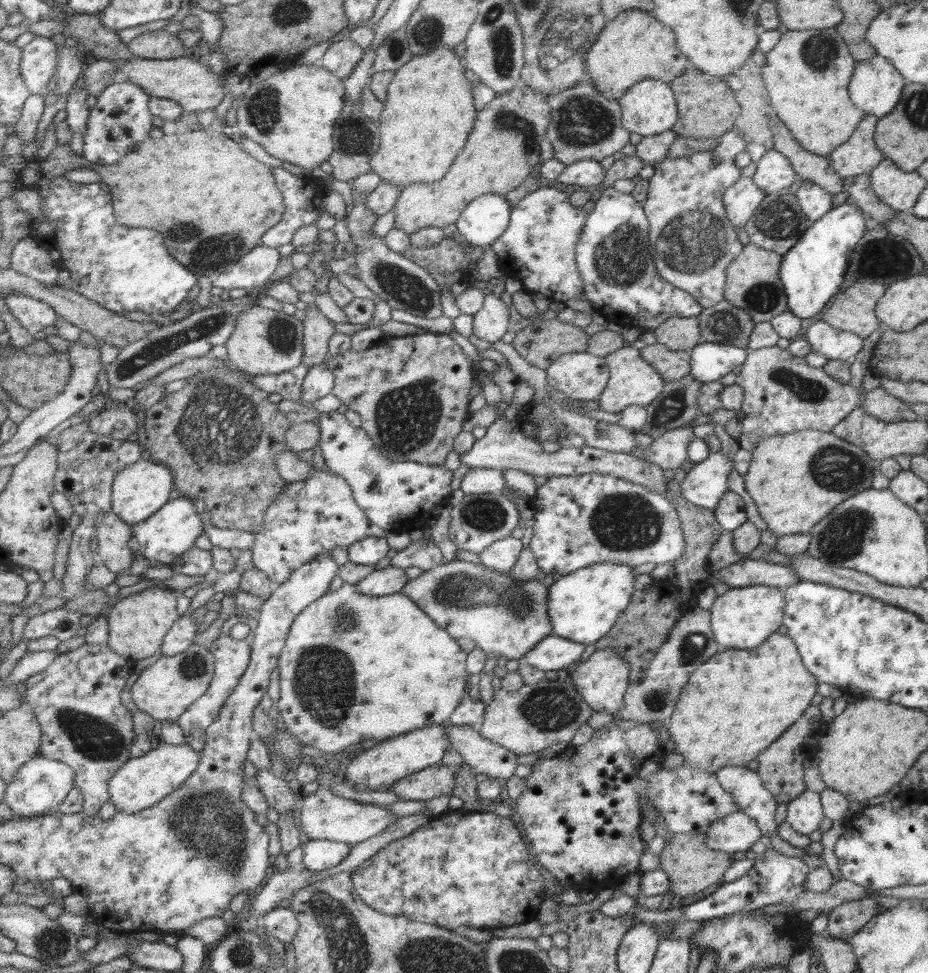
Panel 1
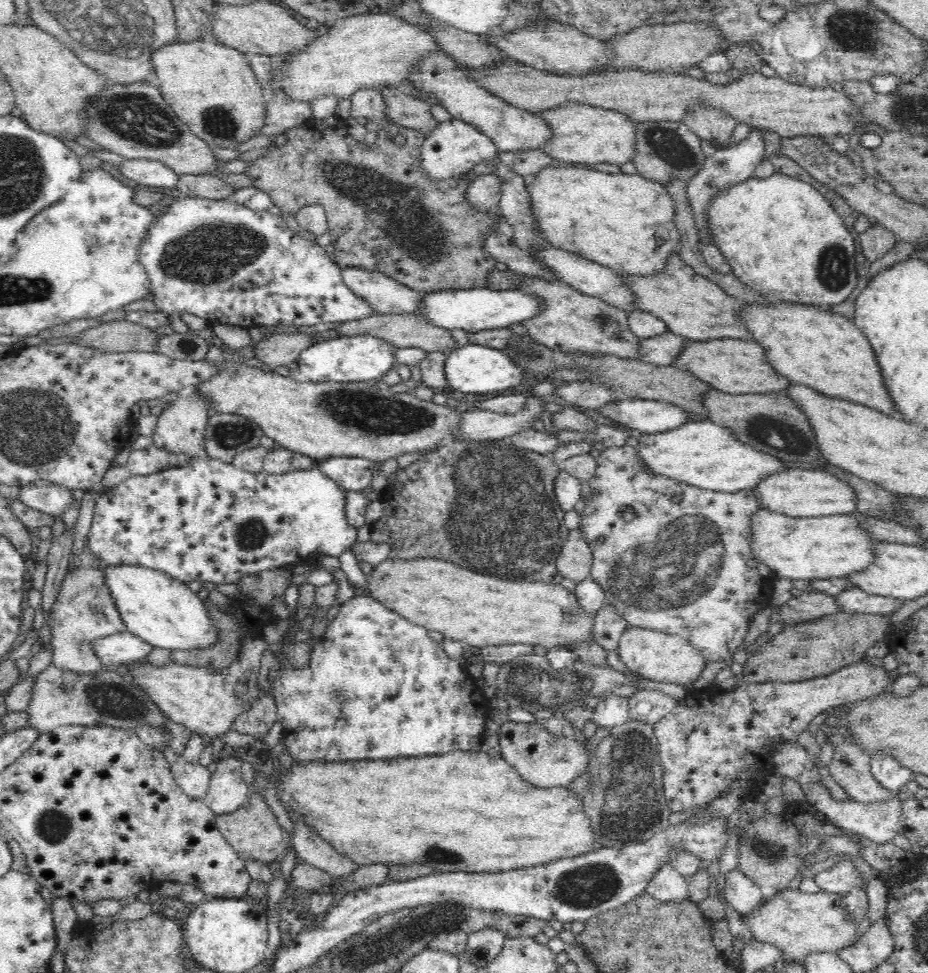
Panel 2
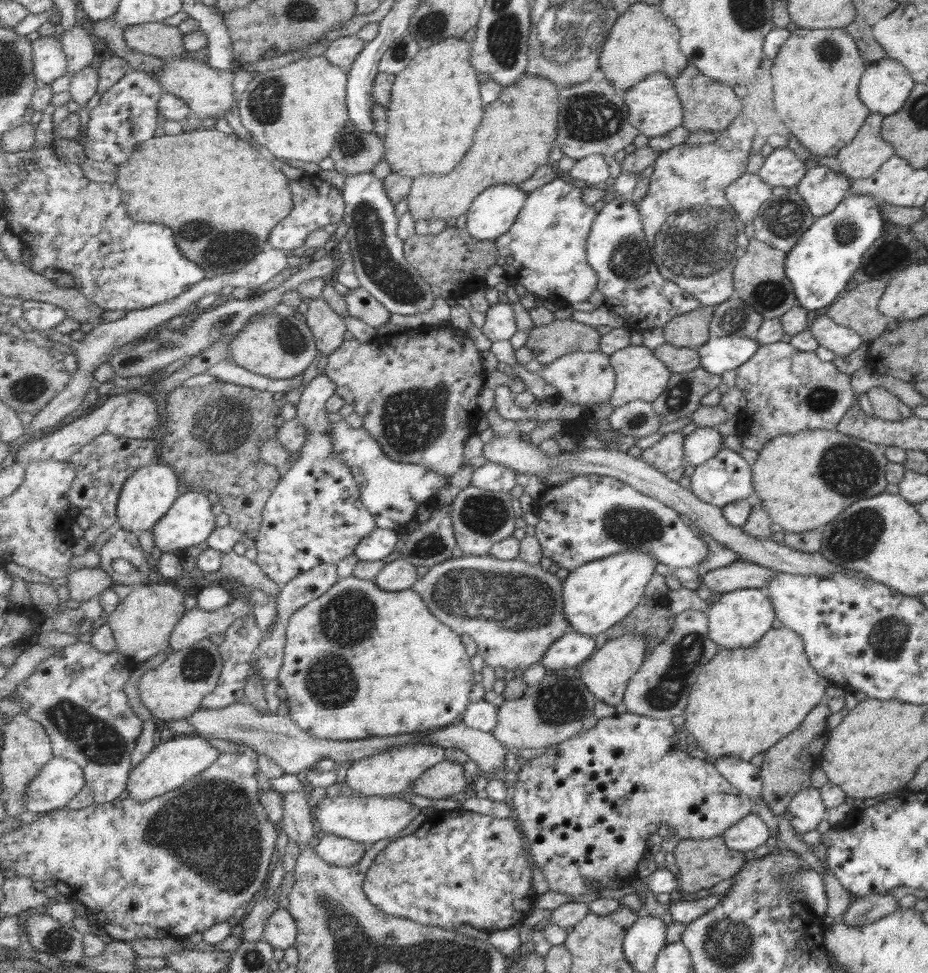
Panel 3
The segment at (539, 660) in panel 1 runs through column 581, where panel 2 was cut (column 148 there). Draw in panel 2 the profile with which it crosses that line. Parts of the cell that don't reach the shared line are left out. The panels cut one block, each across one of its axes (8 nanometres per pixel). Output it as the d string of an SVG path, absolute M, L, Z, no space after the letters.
M120 632L96 642L96 655L105 669L120 668L124 670L130 664L146 662L152 654L152 645L130 632Z

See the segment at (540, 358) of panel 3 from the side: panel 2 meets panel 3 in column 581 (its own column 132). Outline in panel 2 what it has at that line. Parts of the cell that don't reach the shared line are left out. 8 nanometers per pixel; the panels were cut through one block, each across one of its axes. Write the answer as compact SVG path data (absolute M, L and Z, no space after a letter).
M123 319L88 329L80 336L80 344L103 352L154 352L159 338L150 327Z

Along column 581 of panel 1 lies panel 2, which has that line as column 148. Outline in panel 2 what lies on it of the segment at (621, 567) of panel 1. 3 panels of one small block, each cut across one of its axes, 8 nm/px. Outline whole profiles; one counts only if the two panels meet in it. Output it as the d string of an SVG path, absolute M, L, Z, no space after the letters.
M111 565L105 569L107 585L111 587L111 595L119 607L120 614L126 623L127 632L138 636L146 643L162 649L182 650L211 650L220 645L220 626L212 619L210 610L207 609L205 599L200 600L195 592L192 592L186 583L172 578L172 576L158 573L154 569L146 569L144 566Z

